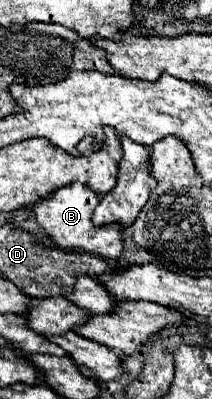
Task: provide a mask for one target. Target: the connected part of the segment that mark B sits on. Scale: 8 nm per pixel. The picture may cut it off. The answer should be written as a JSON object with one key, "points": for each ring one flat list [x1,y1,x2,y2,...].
{"points":[[72,183,66,185,58,191,54,191,50,197,40,199,38,203,30,205,38,225,46,231,48,239,66,251,88,251,88,253,96,253,102,259,116,259,122,253,122,233,120,227,116,225,108,225,108,227,94,227,92,223,92,215,98,203,98,195,92,193,86,185,82,183]]}

